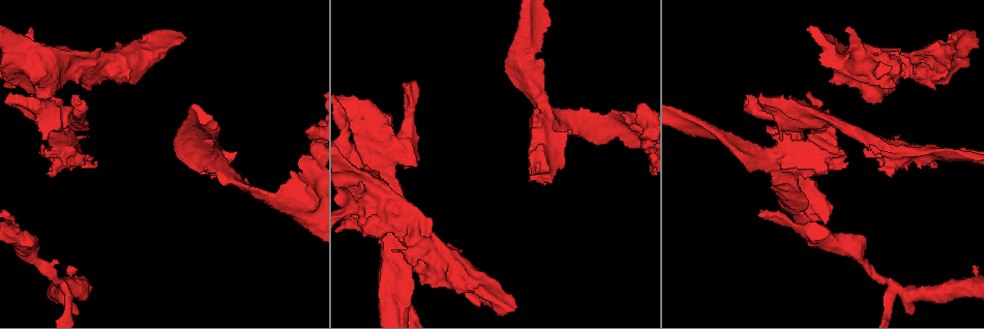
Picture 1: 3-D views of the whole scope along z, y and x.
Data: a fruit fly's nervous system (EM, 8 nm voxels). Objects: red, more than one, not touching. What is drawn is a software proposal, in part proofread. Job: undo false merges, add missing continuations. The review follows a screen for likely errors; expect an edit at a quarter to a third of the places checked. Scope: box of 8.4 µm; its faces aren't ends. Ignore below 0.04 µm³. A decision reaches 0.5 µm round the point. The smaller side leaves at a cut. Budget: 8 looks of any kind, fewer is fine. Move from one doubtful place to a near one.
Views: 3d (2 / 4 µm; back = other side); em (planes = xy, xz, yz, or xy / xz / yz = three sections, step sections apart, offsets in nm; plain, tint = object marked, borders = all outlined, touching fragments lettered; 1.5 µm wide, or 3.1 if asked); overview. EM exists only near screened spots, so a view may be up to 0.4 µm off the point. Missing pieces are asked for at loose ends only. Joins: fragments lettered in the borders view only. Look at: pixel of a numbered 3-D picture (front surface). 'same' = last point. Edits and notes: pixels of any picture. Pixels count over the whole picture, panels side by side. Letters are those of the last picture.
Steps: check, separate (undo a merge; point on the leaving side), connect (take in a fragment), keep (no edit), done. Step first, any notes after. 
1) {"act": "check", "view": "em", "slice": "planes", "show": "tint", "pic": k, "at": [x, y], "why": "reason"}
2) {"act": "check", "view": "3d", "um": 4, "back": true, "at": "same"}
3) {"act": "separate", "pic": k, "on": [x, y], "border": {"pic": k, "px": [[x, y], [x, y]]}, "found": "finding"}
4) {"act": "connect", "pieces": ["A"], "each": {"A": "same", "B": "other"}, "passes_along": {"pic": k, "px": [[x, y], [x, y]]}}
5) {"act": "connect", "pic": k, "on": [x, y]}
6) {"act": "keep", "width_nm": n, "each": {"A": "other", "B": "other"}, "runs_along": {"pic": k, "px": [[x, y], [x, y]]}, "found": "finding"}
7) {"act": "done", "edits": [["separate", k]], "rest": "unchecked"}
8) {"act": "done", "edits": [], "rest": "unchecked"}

{"act": "check", "view": "em", "slice": "yz", "step": 8, "show": "tint", "pic": 1, "at": [533, 92], "why": "sudden change in width"}

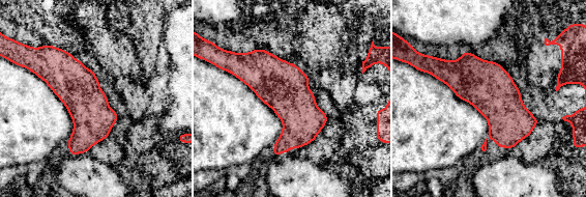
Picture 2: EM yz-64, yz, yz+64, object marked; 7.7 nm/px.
{"act": "check", "view": "em", "slice": "planes", "show": "borders", "at": "same"}

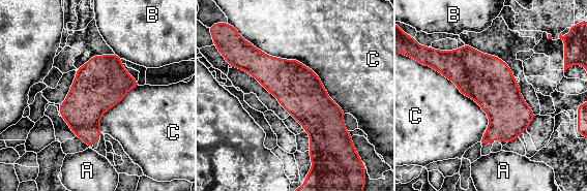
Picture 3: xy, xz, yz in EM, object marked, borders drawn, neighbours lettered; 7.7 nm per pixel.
{"act": "keep", "width_nm": 360, "each": {"A": "other", "B": "other", "C": "other"}, "border": {"pic": 3, "px": [[246, 40], [311, 68], [344, 114]]}, "found": "one neuron here"}

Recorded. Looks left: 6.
{"act": "check", "view": "em", "slice": "planes", "show": "tint", "pic": 1, "at": [896, 287]}

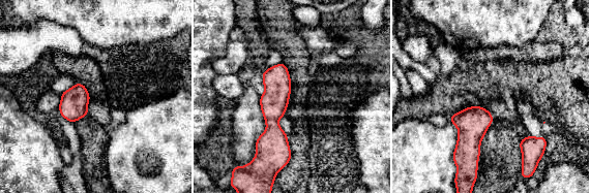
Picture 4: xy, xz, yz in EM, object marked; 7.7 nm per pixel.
{"act": "check", "view": "em", "slice": "planes", "show": "borders", "at": "same"}

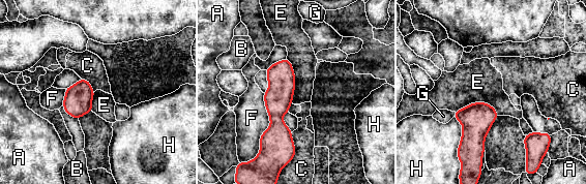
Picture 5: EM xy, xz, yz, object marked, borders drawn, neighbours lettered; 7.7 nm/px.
{"act": "keep", "longest_contact_nm": ["F", 500], "each": {"A": "other", "B": "other", "C": "other", "E": "other", "F": "other", "G": "other", "H": "other"}, "runs_along": {"pic": 5, "px": [[286, 62], [276, 105], [274, 153]]}, "found": "all the same neuron"}

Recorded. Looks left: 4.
{"act": "check", "view": "3d", "um": 4, "pic": 1, "at": [184, 38], "why": "thick end"}

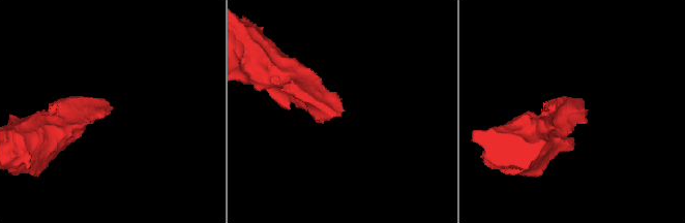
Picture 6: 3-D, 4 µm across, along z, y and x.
{"act": "check", "view": "em", "slice": "planes", "show": "tint", "pic": 6, "at": [343, 109]}

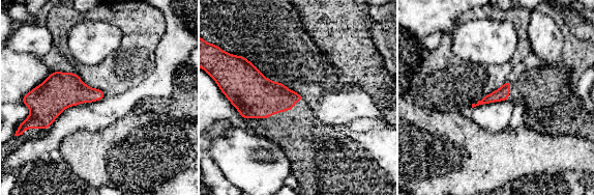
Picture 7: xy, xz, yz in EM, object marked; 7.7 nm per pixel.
{"act": "check", "view": "em", "slice": "planes", "show": "borders", "at": "same"}

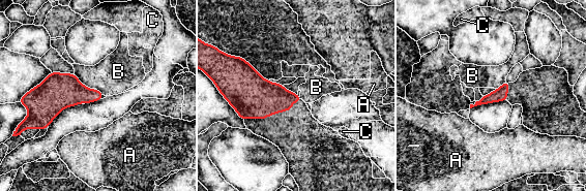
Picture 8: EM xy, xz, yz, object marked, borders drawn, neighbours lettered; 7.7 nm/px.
{"act": "keep", "each": {"A": "other", "B": "other", "C": "other"}, "border": {"pic": 8, "px": [[74, 74], [84, 85], [93, 89]]}, "found": "no lettered fragment goes on from it"}

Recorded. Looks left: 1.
{"act": "done", "edits": [], "rest": "unchecked"}

